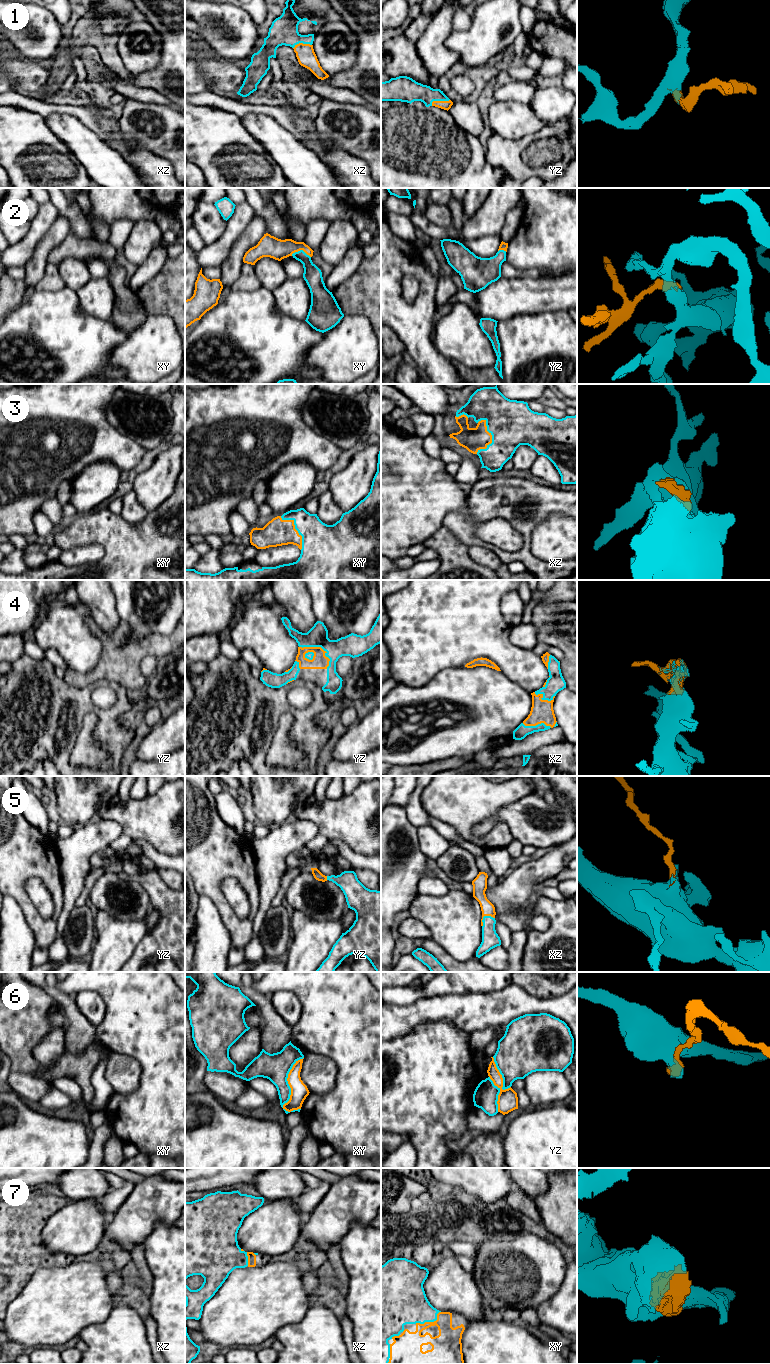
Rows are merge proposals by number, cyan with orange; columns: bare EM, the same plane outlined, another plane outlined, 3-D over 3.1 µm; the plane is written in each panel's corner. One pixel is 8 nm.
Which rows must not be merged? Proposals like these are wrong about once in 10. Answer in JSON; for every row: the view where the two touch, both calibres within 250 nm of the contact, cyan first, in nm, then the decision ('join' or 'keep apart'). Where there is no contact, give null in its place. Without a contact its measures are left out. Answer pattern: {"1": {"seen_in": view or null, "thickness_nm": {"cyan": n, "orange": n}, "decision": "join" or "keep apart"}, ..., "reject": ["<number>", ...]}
{"1": {"seen_in": "yz", "thickness_nm": {"cyan": 170, "orange": 80}, "decision": "join"}, "2": {"seen_in": "xy", "thickness_nm": {"cyan": 150, "orange": 170}, "decision": "join"}, "3": {"seen_in": "xz", "thickness_nm": {"cyan": 380, "orange": 190}, "decision": "join"}, "4": {"seen_in": "yz", "thickness_nm": {"cyan": 180, "orange": 120}, "decision": "join"}, "5": {"seen_in": "xz", "thickness_nm": {"cyan": 140, "orange": 110}, "decision": "join"}, "6": {"seen_in": "yz", "thickness_nm": {"cyan": 340, "orange": 160}, "decision": "keep apart"}, "7": {"seen_in": "xy", "thickness_nm": {"cyan": 340, "orange": 240}, "decision": "join"}, "reject": ["6"]}

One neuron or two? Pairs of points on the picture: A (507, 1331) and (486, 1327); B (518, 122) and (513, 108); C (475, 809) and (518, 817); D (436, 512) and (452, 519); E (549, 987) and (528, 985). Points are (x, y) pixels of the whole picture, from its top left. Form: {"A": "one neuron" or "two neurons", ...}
{"A": "one neuron", "B": "one neuron", "C": "two neurons", "D": "two neurons", "E": "one neuron"}

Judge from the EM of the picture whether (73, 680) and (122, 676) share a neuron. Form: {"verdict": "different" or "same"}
{"verdict": "same"}

